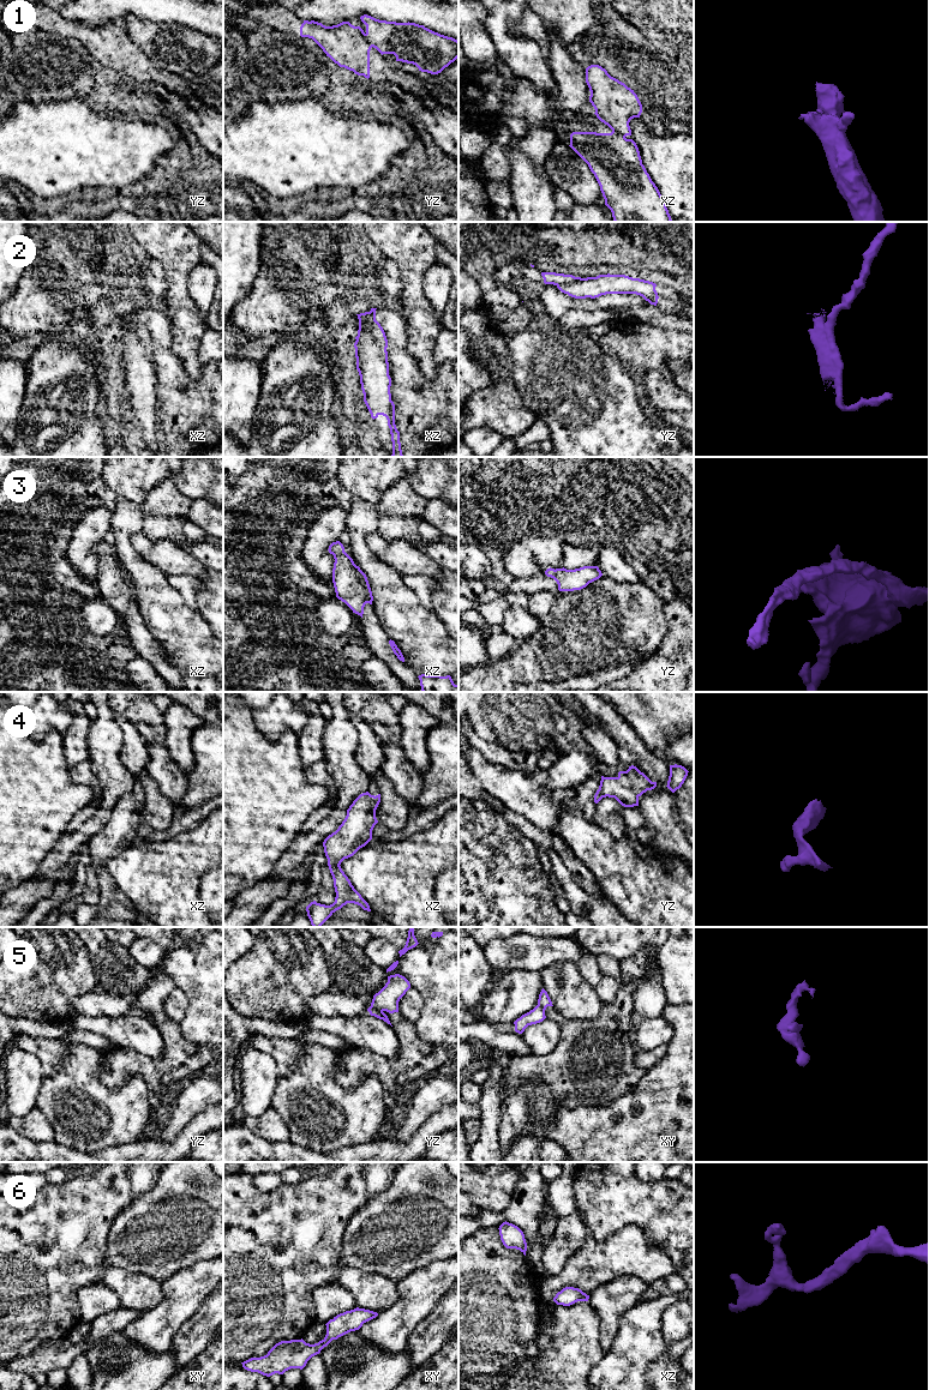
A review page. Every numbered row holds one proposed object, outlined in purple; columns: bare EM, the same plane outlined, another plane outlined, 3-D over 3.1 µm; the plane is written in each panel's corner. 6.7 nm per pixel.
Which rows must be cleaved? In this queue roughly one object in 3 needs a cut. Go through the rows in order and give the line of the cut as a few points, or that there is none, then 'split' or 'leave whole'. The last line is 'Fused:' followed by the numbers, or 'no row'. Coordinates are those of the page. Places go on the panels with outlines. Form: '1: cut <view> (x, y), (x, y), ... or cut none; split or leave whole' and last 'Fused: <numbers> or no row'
1: cut yz (364, 34), (372, 46); split
2: cut xz (369, 312), (371, 332), (379, 348), (382, 359), (388, 365); split
3: cut none; leave whole
4: cut none; leave whole
5: cut yz (370, 1006), (382, 1011); split
6: cut none; leave whole
Fused: 1, 2, 5

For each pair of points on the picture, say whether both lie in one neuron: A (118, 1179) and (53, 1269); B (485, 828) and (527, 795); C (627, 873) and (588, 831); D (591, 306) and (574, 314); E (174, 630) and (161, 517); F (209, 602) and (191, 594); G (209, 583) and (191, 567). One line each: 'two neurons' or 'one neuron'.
A: one neuron
B: two neurons
C: one neuron
D: two neurons
E: two neurons
F: two neurons
G: two neurons

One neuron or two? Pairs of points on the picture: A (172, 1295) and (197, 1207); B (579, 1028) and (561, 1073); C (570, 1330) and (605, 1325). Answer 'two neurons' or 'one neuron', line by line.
A: two neurons
B: one neuron
C: two neurons

